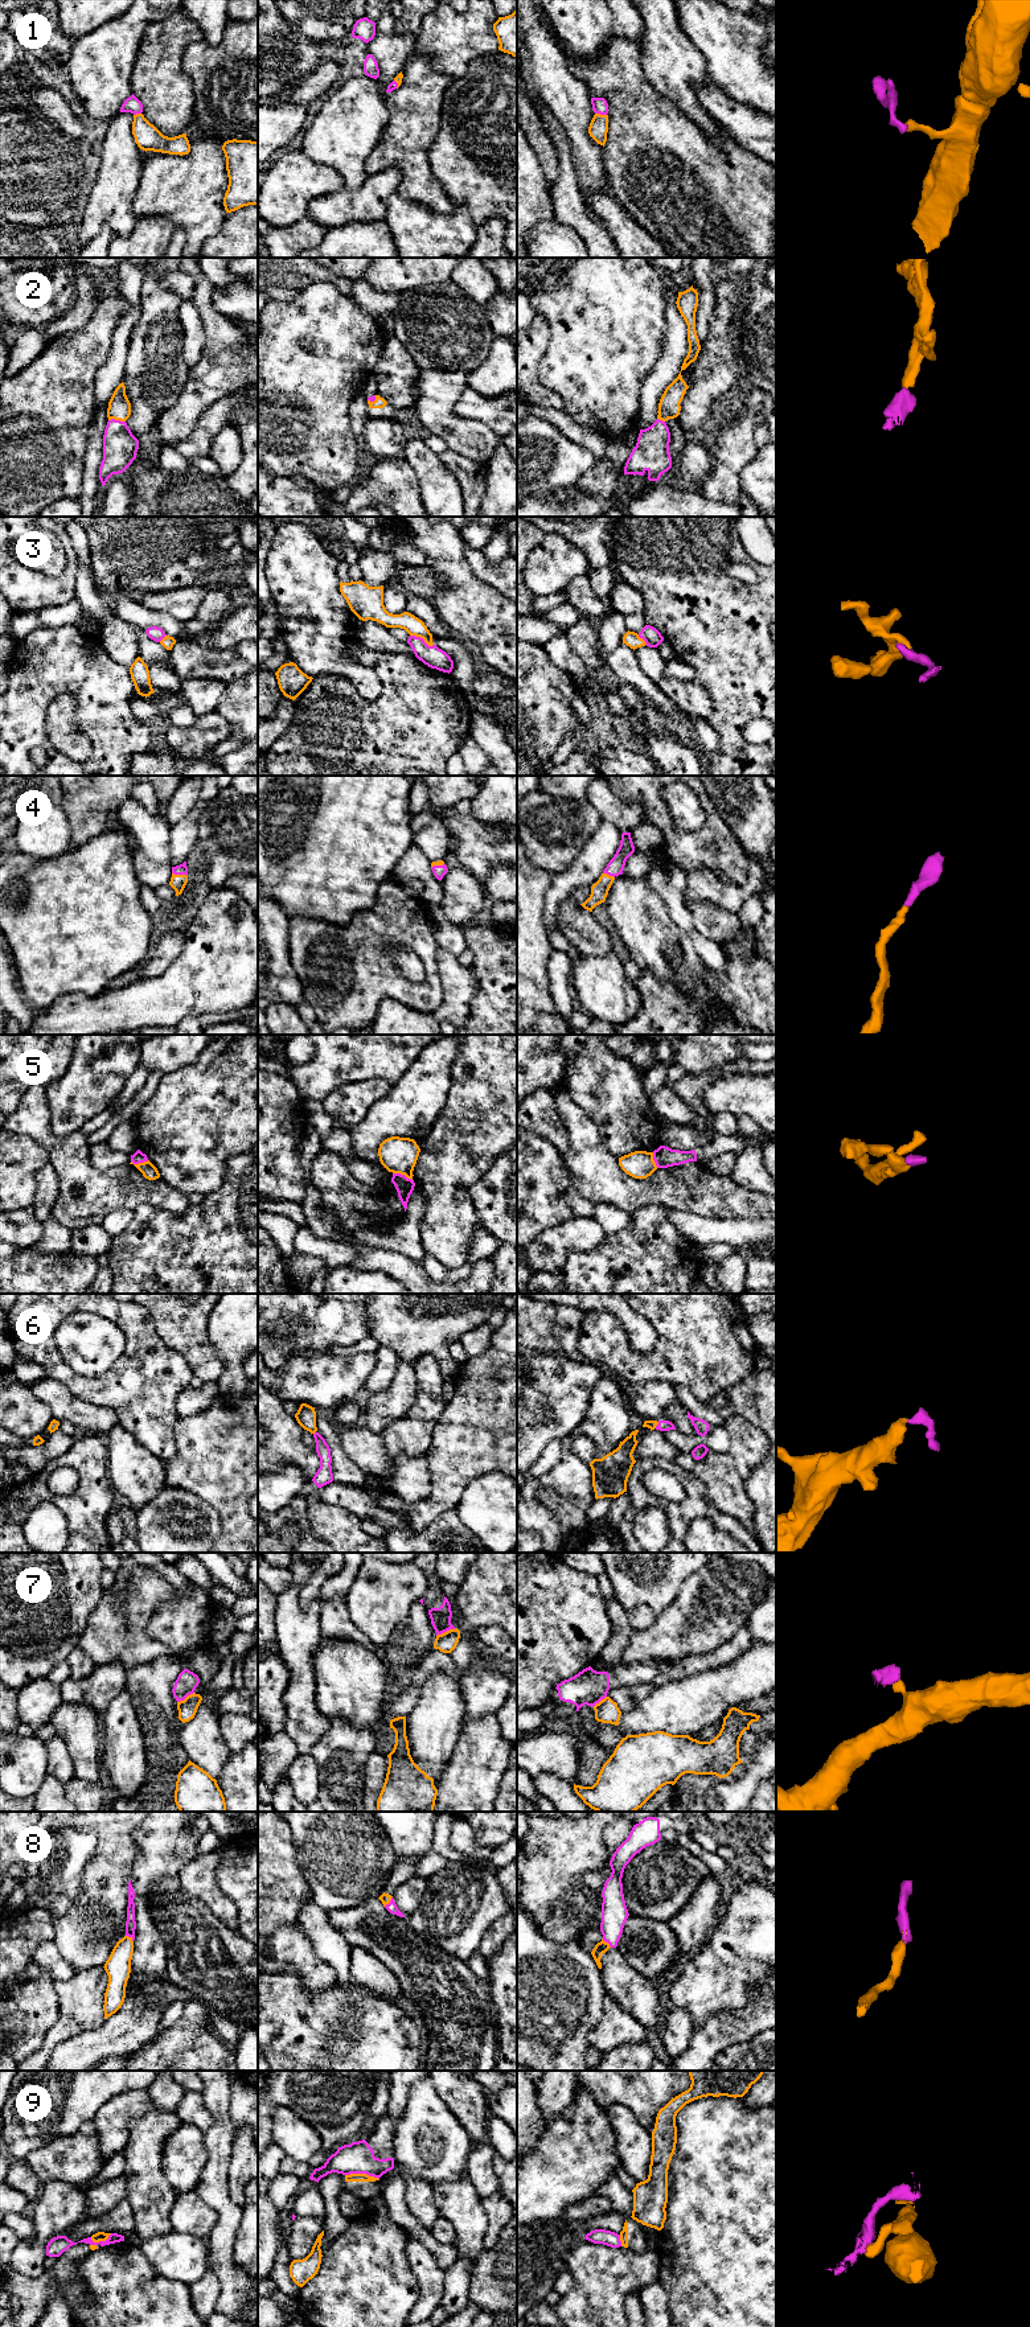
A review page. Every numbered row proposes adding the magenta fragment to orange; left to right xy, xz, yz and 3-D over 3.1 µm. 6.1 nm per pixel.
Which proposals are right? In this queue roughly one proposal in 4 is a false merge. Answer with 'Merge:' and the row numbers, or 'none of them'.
Merge: 1, 2, 3, 4, 5, 6, 8

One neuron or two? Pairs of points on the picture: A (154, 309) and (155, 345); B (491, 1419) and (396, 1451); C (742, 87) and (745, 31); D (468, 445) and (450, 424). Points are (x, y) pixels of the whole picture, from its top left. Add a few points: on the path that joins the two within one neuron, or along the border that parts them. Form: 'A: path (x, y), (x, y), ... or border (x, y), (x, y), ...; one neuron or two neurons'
A: path (154, 319), (155, 336); one neuron
B: border (443, 1410), (434, 1427), (433, 1442), (425, 1454); two neurons
C: path (742, 73), (742, 45); one neuron
D: path (466, 440), (455, 430); one neuron

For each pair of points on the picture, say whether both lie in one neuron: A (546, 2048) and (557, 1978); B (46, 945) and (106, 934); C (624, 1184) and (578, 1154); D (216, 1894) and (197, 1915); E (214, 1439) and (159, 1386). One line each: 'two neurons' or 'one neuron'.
A: one neuron
B: one neuron
C: one neuron
D: two neurons
E: two neurons

